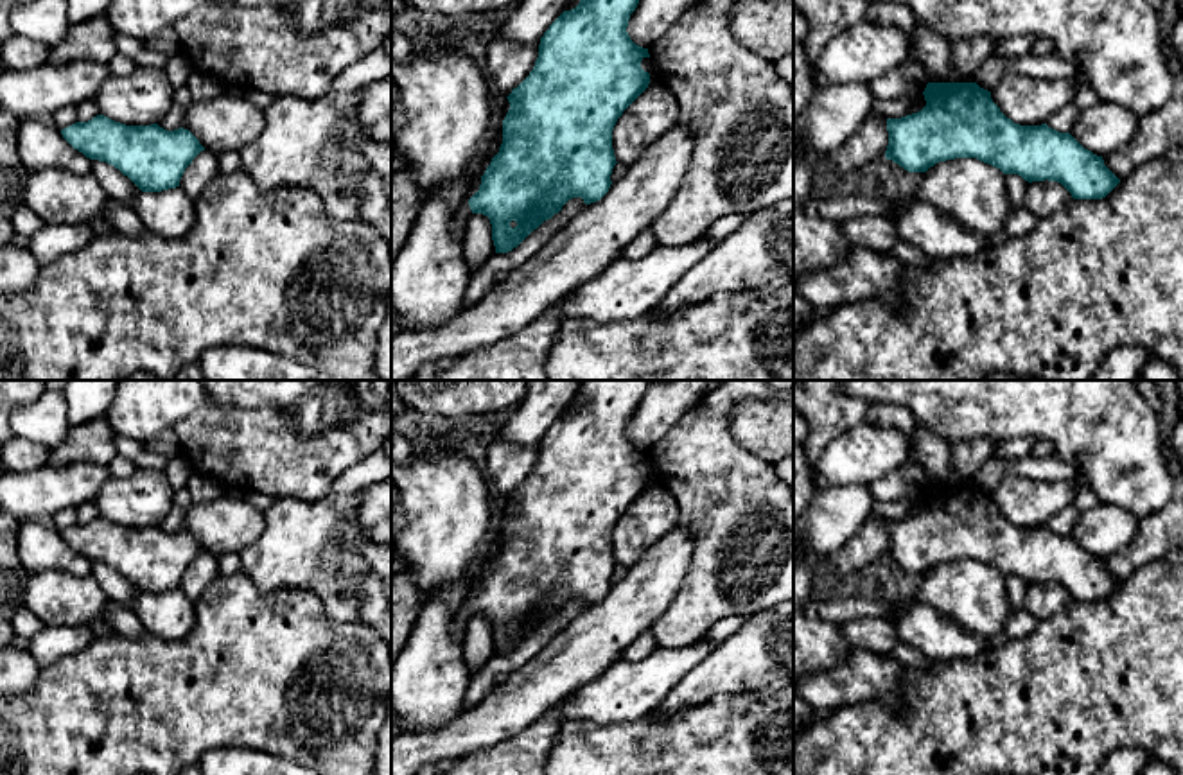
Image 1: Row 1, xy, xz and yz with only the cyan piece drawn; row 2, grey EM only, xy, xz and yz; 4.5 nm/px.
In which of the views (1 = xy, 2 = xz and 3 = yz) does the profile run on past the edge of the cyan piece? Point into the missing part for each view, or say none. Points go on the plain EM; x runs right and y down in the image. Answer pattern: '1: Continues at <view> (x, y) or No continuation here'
1: No continuation here
2: No continuation here
3: No continuation here

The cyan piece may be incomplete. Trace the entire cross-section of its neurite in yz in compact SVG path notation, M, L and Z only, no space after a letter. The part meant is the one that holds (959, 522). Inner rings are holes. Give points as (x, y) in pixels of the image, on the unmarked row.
M928 484L923 497L926 508L921 513L887 520L885 560L908 574L926 574L946 562L977 560L1003 576L1018 576L1029 585L1057 583L1073 601L1102 601L1120 585L1104 567L1102 558L1084 551L1070 535L1059 535L1047 526L1014 526L993 504L991 493L977 484Z

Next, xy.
M104 517L88 524L75 524L61 531L63 540L90 562L113 567L127 578L142 594L162 594L180 588L180 581L192 562L205 553L188 531L167 533L158 526L126 527Z

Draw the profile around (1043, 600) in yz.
M1032 583L1027 588L1023 608L1034 619L1045 621L1072 601L1072 596L1057 583Z

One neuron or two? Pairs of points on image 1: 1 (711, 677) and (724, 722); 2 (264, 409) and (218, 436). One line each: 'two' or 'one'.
1: two
2: one

